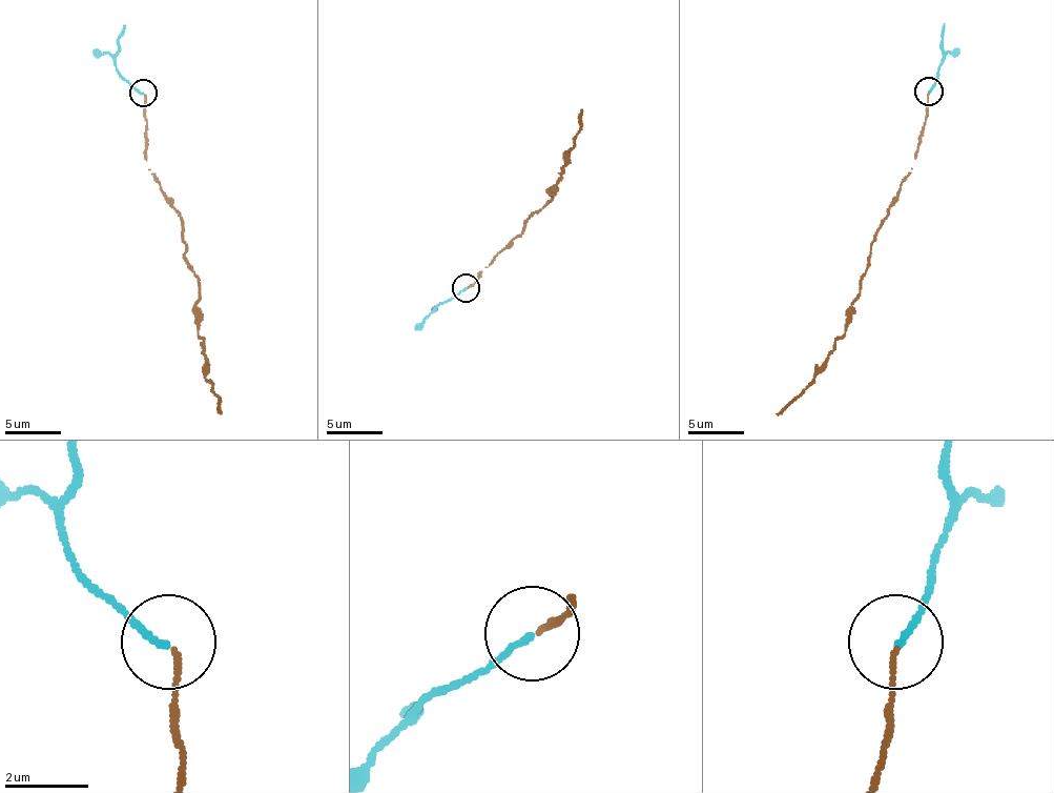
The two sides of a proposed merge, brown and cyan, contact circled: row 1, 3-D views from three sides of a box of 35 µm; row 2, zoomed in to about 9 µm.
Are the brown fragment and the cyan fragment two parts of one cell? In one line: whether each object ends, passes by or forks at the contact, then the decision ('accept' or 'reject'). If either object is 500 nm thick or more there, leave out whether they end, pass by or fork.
brown ends; cyan ends; accept

